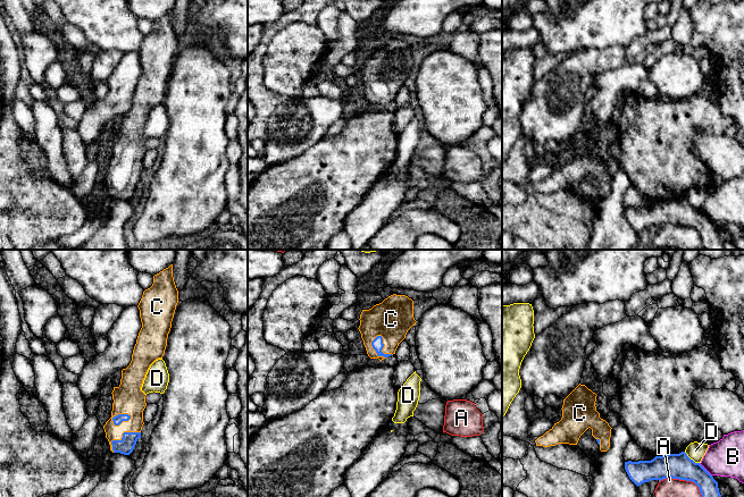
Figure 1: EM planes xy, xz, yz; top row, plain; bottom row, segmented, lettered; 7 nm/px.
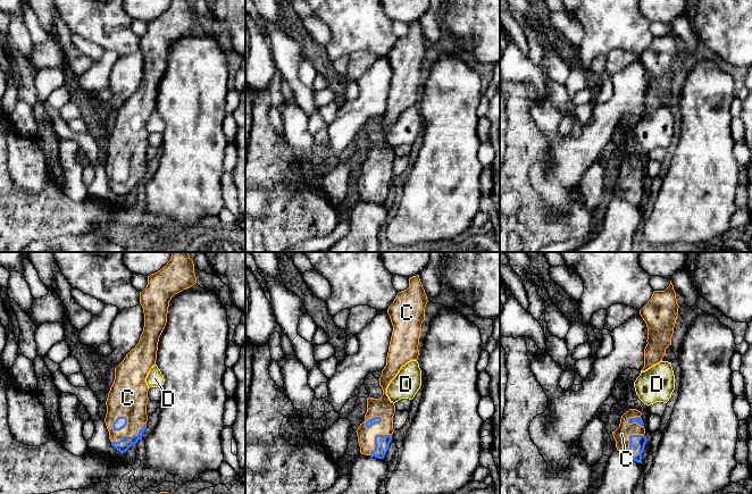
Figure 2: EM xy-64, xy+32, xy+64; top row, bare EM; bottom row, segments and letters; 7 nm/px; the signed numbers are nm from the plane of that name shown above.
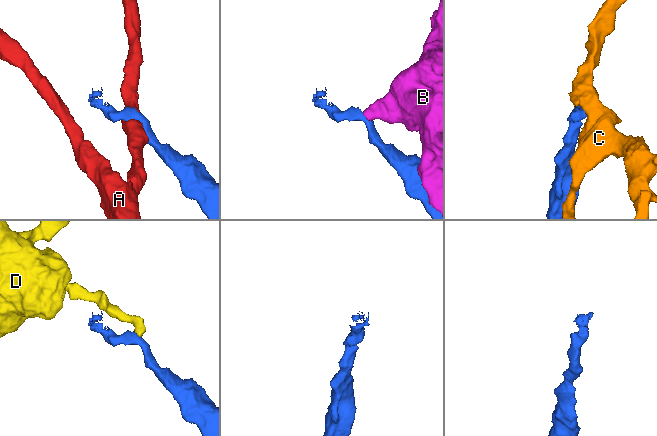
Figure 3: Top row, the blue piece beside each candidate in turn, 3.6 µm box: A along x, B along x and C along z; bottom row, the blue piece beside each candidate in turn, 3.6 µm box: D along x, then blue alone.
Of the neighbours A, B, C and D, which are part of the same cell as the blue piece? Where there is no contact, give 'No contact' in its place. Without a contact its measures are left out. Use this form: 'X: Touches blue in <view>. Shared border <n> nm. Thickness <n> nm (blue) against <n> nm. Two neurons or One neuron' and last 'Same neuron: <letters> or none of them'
A: Touches blue in yz. Shared border 360 nm. Thickness 180 nm (blue) against 200 nm. Two neurons
B: Touches blue in yz. Shared border 130 nm. Thickness 180 nm (blue) against 260 nm. Two neurons
C: Touches blue in xz. Shared border 180 nm. Thickness 80 nm (blue) against 240 nm. One neuron
D: Touches blue in yz. Shared border 140 nm. Thickness 180 nm (blue) against 130 nm. Two neurons
Same neuron: C

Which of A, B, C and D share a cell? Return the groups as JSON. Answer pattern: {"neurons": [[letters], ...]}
{"neurons": [["A"], ["B"], ["C"], ["D"]]}

